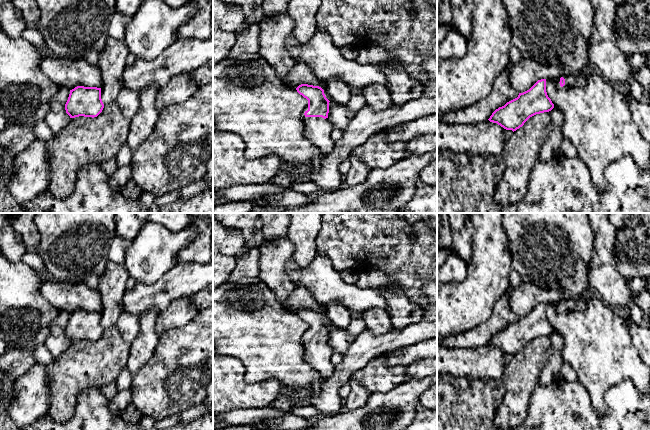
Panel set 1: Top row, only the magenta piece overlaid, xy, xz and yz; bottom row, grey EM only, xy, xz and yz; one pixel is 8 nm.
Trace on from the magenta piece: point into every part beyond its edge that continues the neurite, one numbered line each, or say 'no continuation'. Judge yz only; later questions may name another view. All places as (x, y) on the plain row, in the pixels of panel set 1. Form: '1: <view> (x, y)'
1: yz (577, 303)

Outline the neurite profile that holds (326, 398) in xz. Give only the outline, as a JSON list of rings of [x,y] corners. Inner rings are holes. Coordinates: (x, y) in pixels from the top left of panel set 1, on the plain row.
[[[422,320],[409,325],[405,329],[394,329],[379,336],[364,330],[356,337],[350,349],[344,354],[342,362],[336,366],[337,374],[322,383],[319,388],[313,389],[308,401],[323,416],[333,416],[344,409],[340,402],[340,386],[349,382],[355,371],[362,369],[370,361],[385,352],[436,337],[437,321]]]

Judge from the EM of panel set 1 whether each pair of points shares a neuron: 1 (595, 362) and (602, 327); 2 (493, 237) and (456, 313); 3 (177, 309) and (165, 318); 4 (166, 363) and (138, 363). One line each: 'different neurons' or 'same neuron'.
1: same neuron
2: same neuron
3: same neuron
4: different neurons

